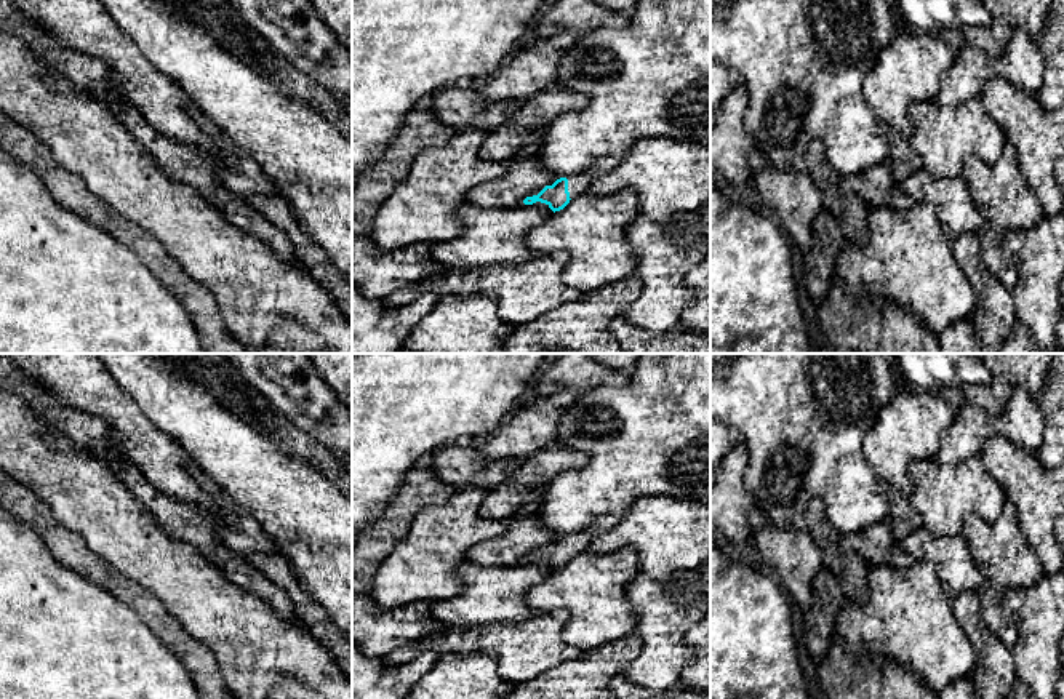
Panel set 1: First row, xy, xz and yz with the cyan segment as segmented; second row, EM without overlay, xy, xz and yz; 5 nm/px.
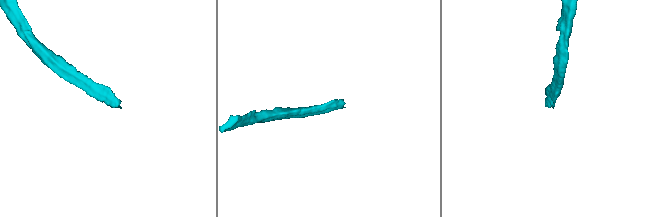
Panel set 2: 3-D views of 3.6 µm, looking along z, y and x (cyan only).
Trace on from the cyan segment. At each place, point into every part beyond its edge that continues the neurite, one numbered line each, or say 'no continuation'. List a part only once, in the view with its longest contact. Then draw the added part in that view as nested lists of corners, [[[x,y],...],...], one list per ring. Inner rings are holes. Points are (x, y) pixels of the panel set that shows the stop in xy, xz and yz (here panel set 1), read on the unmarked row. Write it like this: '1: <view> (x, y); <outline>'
1: xz (578, 543); [[[592,529],[578,531],[574,534],[570,534],[568,536],[570,557],[573,558],[578,553],[589,552],[594,536],[595,536],[595,531]]]

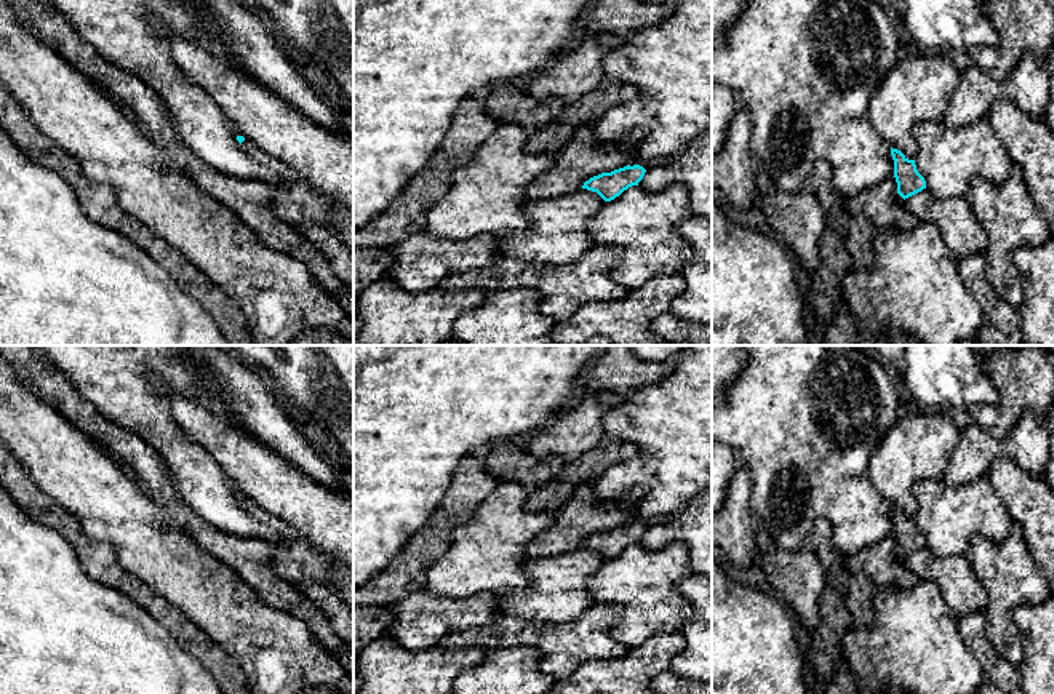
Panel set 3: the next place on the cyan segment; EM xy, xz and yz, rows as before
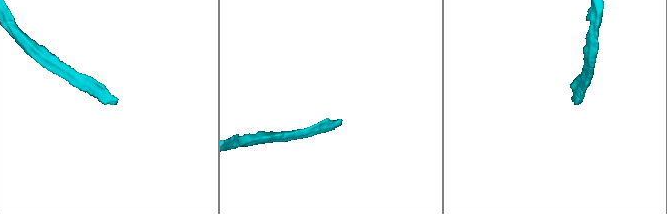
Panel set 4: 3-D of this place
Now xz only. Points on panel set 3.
1: xz (659, 518); [[[656,515],[656,517],[646,518],[646,520],[633,518],[630,521],[630,524],[640,523],[640,524],[643,524],[648,529],[651,526],[662,524],[662,523],[669,521],[669,518],[670,517],[667,517],[667,515]]]

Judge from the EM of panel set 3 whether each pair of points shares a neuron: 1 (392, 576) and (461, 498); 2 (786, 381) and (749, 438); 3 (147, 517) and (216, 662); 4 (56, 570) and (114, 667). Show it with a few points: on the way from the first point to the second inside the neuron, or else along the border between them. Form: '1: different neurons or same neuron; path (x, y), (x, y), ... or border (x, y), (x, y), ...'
1: same neuron; path (411, 558), (437, 533), (447, 517)
2: same neuron; path (786, 395), (786, 402), (763, 424)
3: different neurons; border (171, 605), (181, 610), (227, 654)
4: same neuron; path (56, 594), (56, 606), (90, 643)

